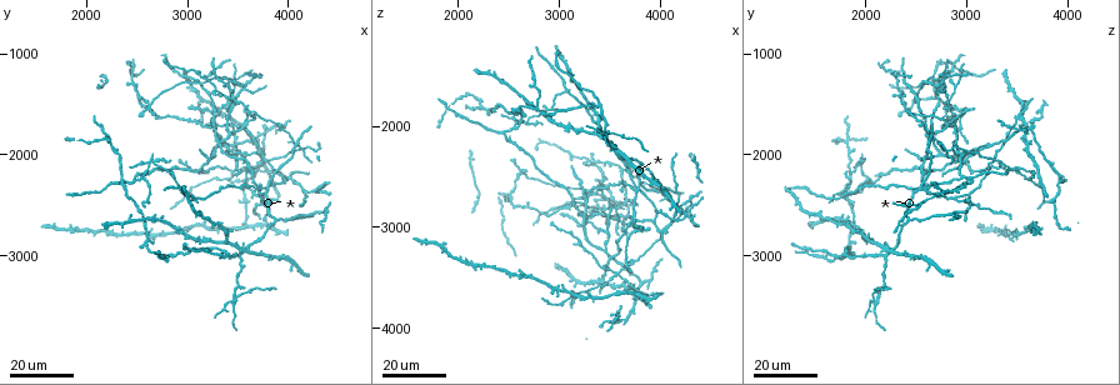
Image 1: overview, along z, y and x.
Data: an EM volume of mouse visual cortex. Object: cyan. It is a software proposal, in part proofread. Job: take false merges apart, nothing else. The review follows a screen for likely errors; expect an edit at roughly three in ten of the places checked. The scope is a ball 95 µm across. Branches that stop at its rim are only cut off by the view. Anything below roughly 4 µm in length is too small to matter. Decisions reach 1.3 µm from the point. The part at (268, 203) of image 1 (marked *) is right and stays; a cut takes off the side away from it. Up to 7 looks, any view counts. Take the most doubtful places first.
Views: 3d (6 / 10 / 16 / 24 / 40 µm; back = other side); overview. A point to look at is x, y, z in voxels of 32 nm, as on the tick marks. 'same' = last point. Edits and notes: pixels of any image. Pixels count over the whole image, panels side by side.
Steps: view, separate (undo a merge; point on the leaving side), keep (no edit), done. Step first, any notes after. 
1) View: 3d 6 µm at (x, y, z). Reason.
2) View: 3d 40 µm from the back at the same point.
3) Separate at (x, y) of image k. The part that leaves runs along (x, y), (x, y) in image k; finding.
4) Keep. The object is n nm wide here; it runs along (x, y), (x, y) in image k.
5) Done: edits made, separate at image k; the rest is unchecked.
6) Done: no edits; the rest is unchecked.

View: 3d 16 µm at (3440, 3460, 2060). Four arms meet.

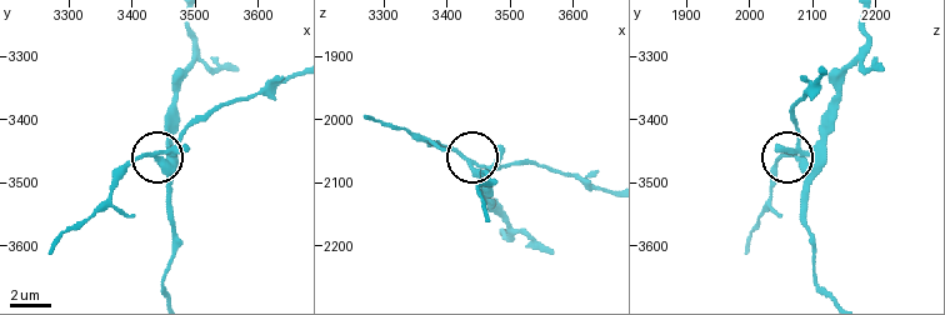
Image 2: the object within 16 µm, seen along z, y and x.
View: 3d 10 µm at (3470, 3445, 2075).

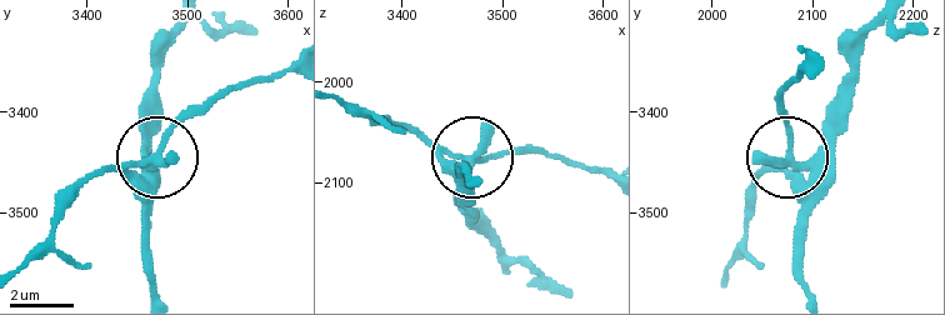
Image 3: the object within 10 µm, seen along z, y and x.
Separate at (115, 170) of image 3. The side arm is 10 µm long; 4 arms meet here; two neurons meet here.

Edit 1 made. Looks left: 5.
View: overview.

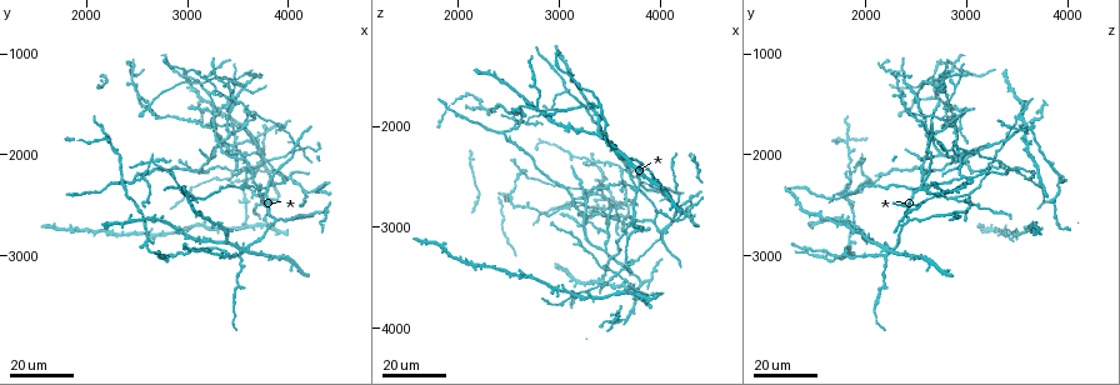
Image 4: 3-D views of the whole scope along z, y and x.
View: 3d 16 µm at (3580, 2140, 3440).

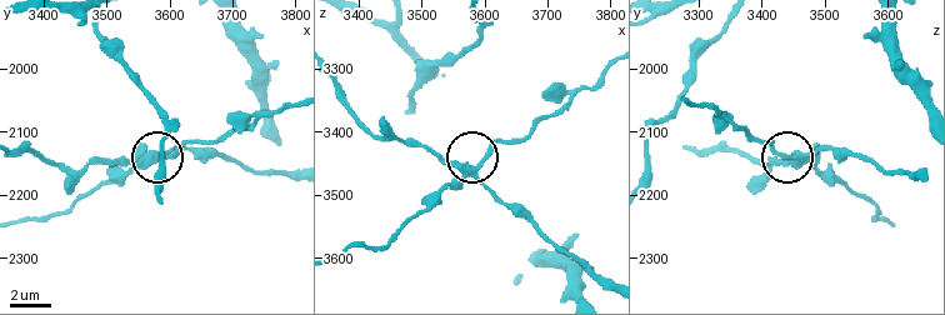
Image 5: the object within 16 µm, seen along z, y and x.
View: 3d 6 µm at (3580, 2140, 3455).

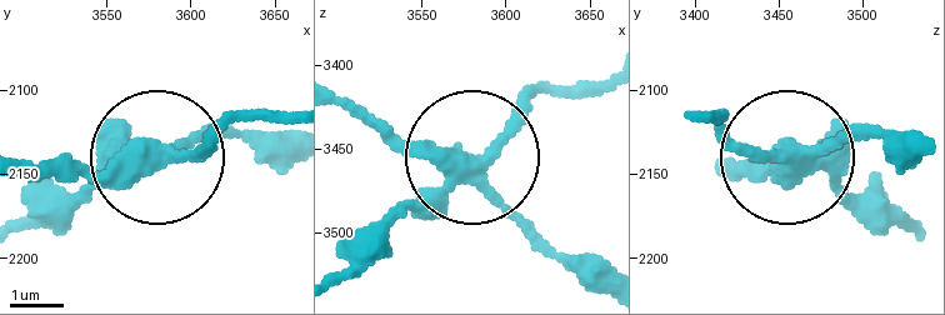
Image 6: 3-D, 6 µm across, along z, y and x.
View: 3d 6 µm from the back at (3580, 2140, 3458). From behind.

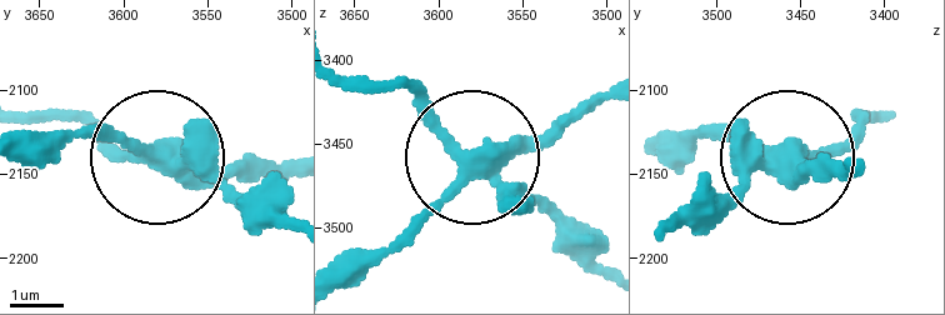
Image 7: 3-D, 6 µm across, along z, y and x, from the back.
Separate at (211, 120) of image 7. 4 arms meet here; the part that leaves runs along (154, 158), (86, 121), (33, 116) in image 7; two neurons meet here.

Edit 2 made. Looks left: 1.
Done: edits made, separate at image 3, separate at image 7; the rest is unchecked.

